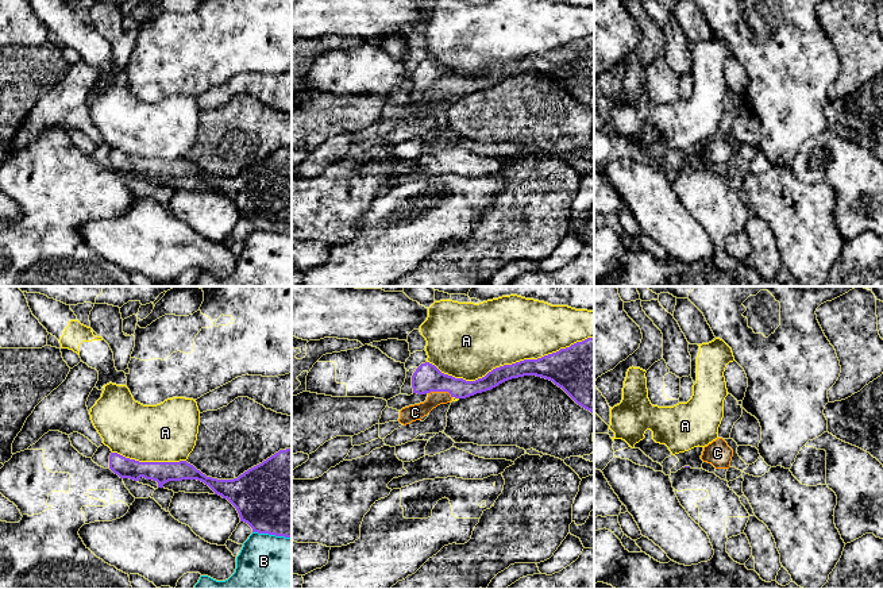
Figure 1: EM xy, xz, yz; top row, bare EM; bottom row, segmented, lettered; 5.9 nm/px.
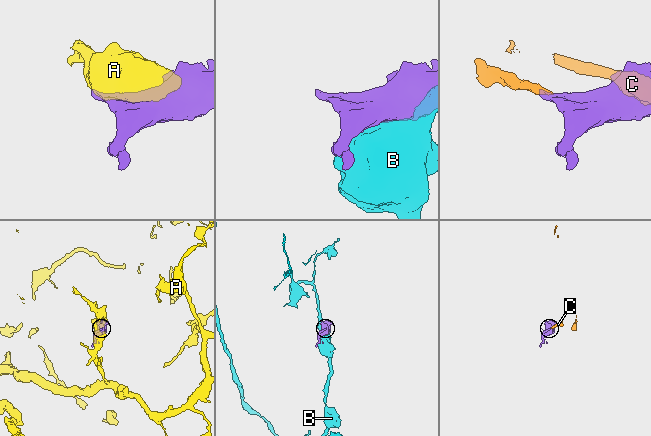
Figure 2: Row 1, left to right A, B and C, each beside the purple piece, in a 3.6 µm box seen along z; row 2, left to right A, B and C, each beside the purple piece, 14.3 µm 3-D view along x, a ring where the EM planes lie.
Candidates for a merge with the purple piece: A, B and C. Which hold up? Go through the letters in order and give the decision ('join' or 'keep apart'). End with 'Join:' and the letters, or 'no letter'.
A: keep apart
B: keep apart
C: join
Join: C

